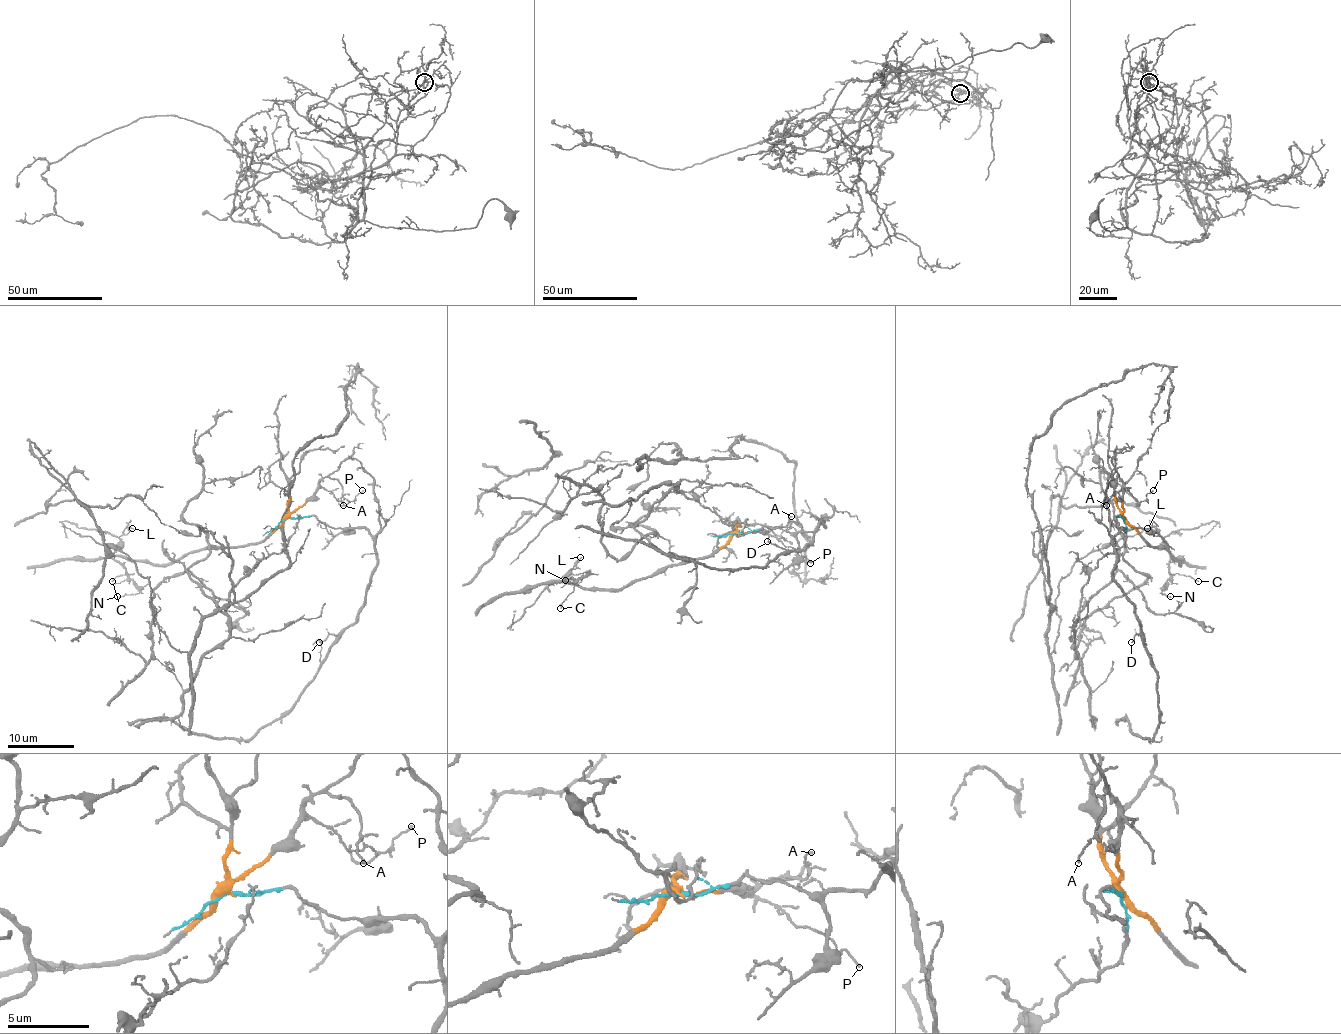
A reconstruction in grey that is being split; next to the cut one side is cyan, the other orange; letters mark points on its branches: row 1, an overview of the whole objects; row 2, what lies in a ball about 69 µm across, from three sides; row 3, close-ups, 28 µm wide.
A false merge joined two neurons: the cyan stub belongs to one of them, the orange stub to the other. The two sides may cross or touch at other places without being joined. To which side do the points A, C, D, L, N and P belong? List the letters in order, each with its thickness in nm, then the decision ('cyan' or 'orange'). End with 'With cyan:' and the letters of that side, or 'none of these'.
A: 110 nm | orange
C: 120 nm | orange
D: 110 nm | cyan
L: 110 nm | orange
N: 90 nm | orange
P: 100 nm | orange
With cyan: D

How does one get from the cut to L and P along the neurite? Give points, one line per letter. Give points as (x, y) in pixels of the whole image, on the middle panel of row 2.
L: (734, 533), (708, 558), (667, 564), (617, 589), (566, 583), (562, 579), (581, 558)
P: (734, 533), (774, 536), (811, 563)

